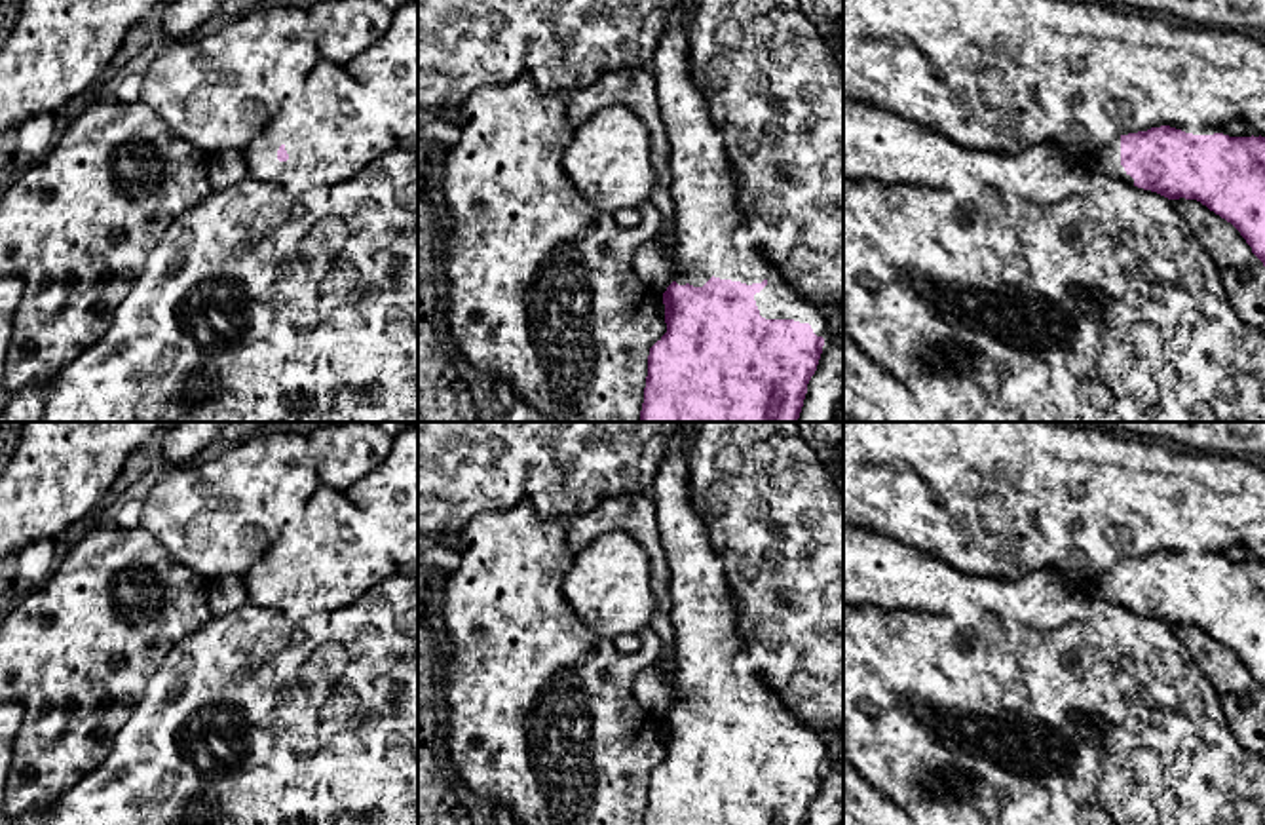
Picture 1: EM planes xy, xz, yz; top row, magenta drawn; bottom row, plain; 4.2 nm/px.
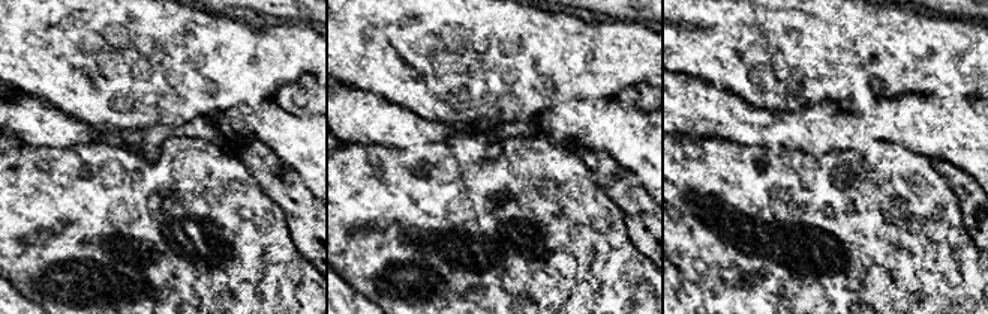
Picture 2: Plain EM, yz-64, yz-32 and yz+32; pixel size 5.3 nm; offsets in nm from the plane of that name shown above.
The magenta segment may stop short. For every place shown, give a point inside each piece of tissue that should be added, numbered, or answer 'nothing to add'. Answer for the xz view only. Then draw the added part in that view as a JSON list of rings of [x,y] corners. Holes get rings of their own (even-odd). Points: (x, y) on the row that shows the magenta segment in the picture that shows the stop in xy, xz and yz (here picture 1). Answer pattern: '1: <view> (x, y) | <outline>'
1: xz (713, 236) | [[[682,2],[667,19],[650,68],[672,148],[670,228],[678,264],[670,283],[703,287],[712,276],[746,285],[765,279],[767,285],[754,295],[762,317],[809,323],[817,336],[826,338],[826,312],[765,259],[762,241],[767,224],[739,205],[737,173],[724,131],[691,76]]]

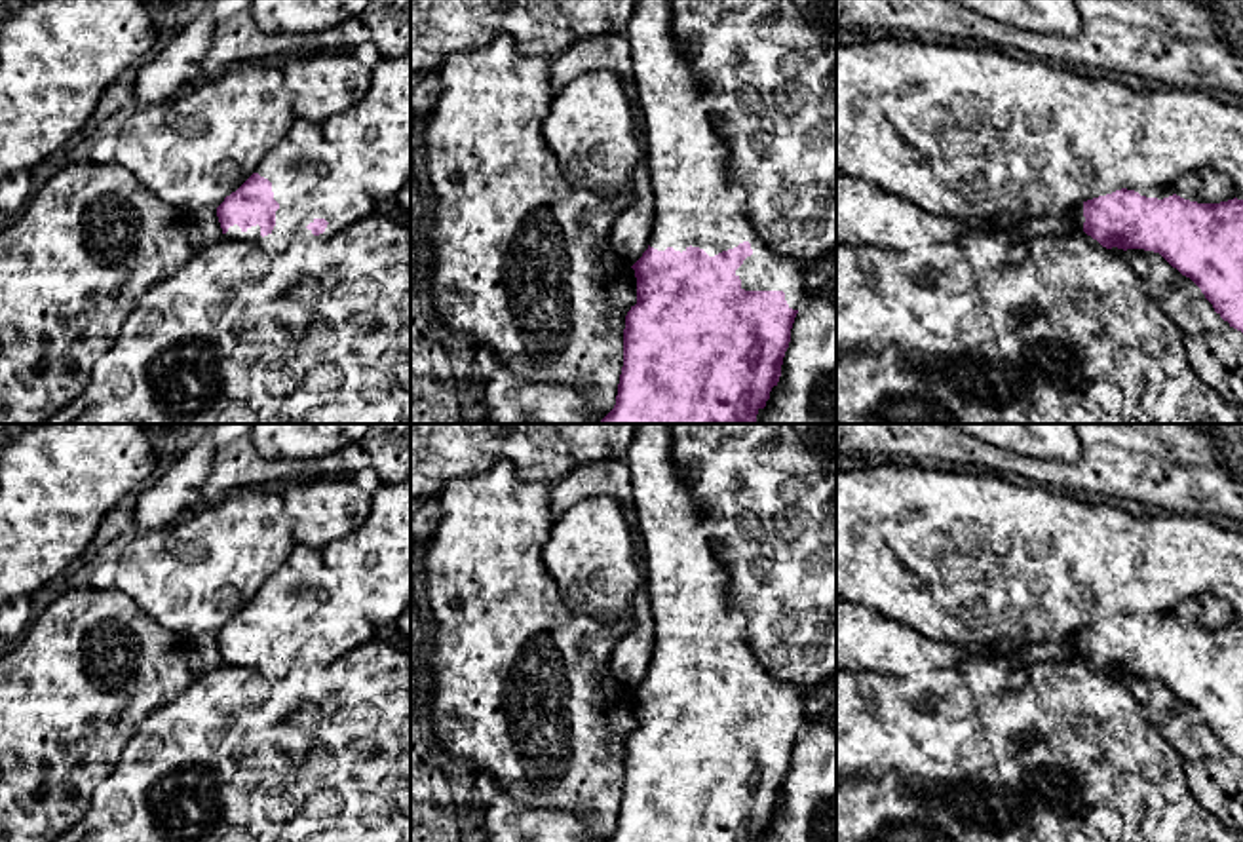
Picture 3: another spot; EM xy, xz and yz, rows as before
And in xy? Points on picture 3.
1: xy (312, 177) | [[[296,118],[279,144],[260,160],[253,173],[272,182],[274,200],[279,203],[276,226],[262,238],[258,224],[245,232],[234,224],[222,234],[222,239],[249,241],[268,255],[279,255],[312,241],[327,241],[376,209],[376,201],[363,188],[359,150],[346,139],[331,141],[321,131],[321,124]],[[316,219],[329,222],[319,236],[314,236],[312,230],[306,228]]]

